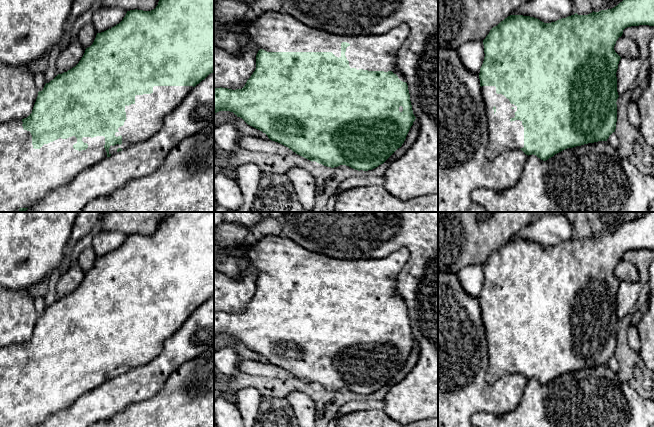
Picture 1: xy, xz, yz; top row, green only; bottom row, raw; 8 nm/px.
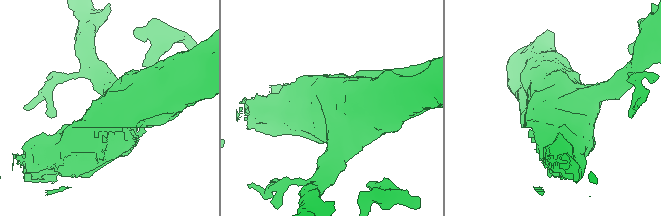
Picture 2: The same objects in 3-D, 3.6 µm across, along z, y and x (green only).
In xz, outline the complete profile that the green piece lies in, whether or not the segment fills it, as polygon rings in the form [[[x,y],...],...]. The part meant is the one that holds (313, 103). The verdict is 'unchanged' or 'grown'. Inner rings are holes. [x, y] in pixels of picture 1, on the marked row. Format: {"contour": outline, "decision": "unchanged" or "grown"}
{"contour": [[[265,11],[248,24],[247,34],[253,43],[260,48],[256,55],[256,69],[242,89],[214,88],[214,114],[219,111],[233,112],[248,125],[265,133],[270,140],[288,147],[296,154],[312,162],[315,161],[331,168],[346,165],[358,171],[372,170],[383,164],[402,146],[416,119],[412,110],[408,85],[403,75],[396,68],[397,53],[410,34],[410,27],[406,23],[402,23],[384,34],[345,36],[308,27],[282,12]]], "decision": "grown"}

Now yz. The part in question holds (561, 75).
{"contour": [[[623,0],[612,9],[601,10],[599,12],[593,11],[588,15],[578,15],[575,13],[551,23],[544,23],[530,16],[510,15],[497,26],[493,27],[483,40],[485,57],[479,73],[482,98],[488,118],[487,157],[490,160],[494,160],[508,150],[520,149],[528,156],[533,154],[541,160],[546,161],[567,148],[598,141],[607,141],[616,129],[616,102],[619,97],[616,72],[621,57],[615,52],[614,46],[618,38],[622,36],[625,28],[639,25],[654,26],[654,0]]], "decision": "grown"}

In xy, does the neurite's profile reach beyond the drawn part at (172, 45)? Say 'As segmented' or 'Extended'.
Extended

